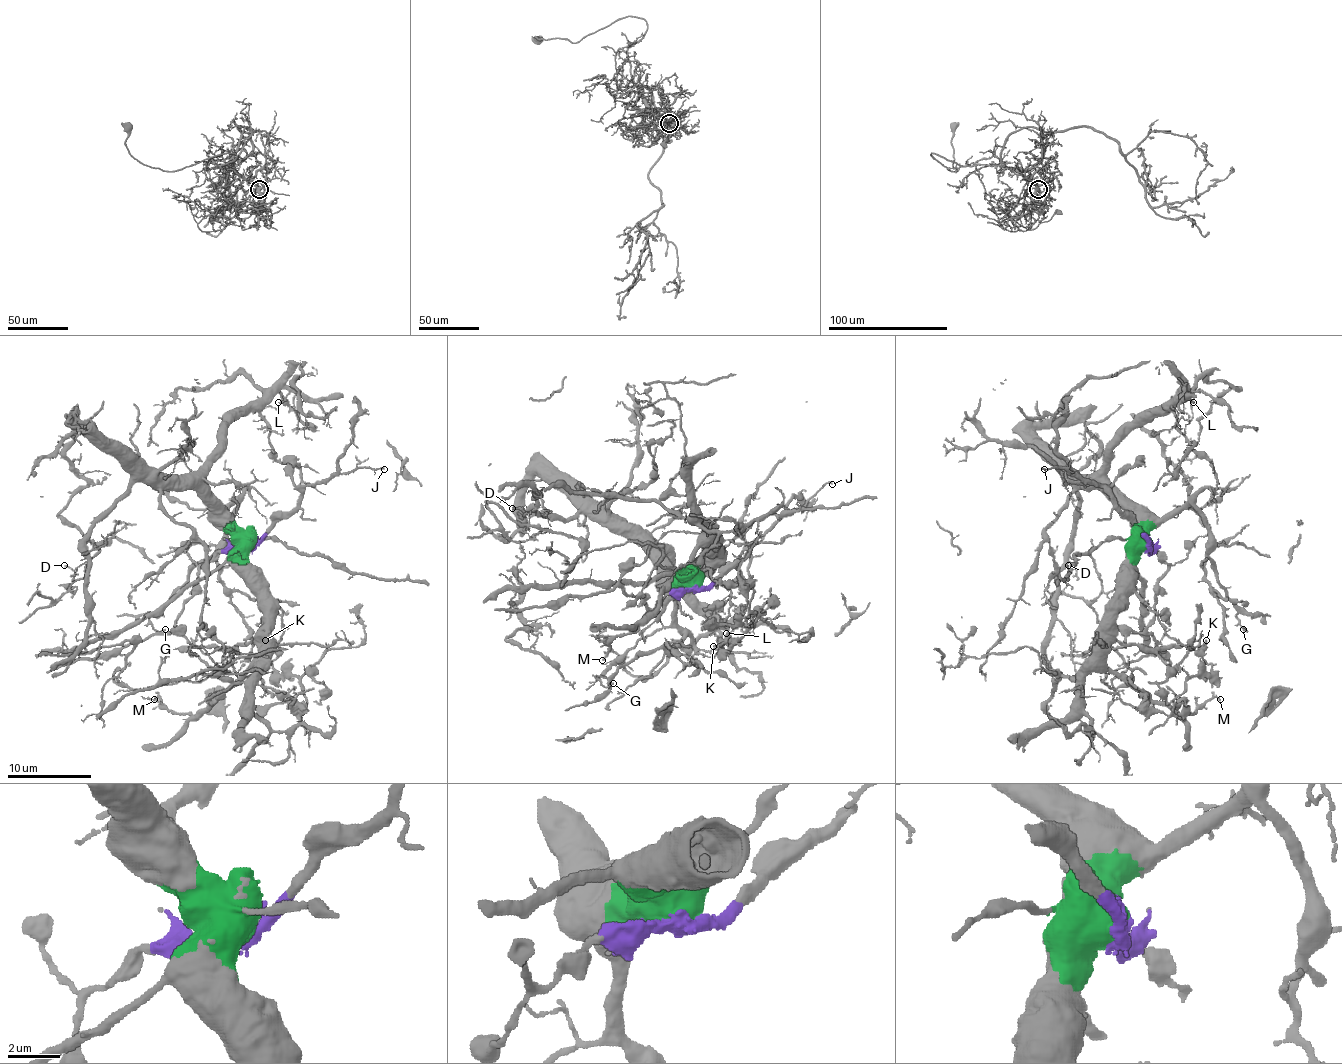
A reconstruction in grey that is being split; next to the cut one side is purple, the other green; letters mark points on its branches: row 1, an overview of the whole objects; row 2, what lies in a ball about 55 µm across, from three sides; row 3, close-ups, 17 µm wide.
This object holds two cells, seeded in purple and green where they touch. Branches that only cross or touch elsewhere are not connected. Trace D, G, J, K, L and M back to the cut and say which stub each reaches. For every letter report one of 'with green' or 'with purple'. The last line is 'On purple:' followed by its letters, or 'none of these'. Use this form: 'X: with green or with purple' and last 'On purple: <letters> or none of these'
D: with green
G: with green
J: with purple
K: with green
L: with green
M: with green
On purple: J

